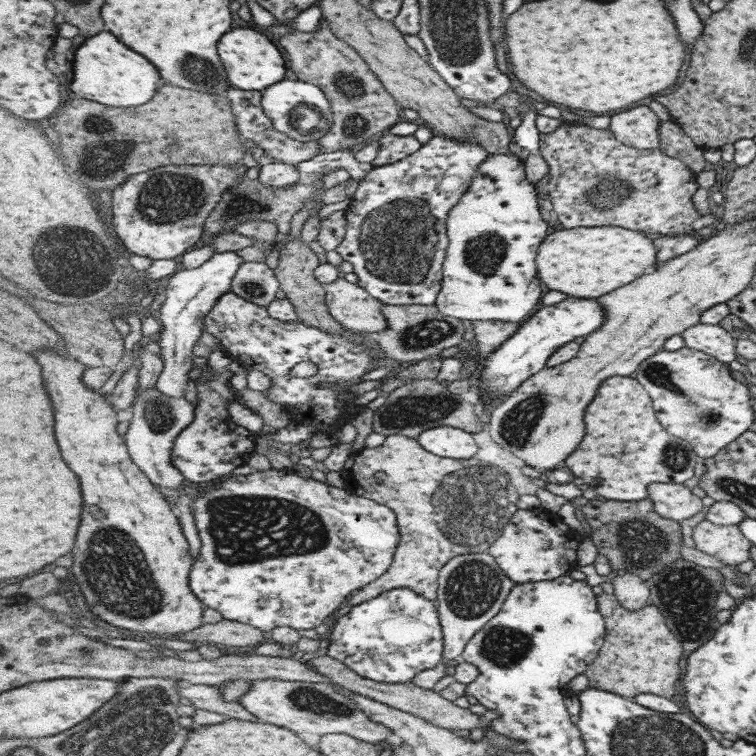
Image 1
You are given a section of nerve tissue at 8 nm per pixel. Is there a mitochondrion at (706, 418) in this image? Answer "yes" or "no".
yes

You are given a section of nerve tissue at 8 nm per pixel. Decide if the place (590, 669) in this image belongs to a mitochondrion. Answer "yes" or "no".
no

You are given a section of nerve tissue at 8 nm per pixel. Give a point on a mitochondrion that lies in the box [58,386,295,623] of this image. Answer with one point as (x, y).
(158, 414)

